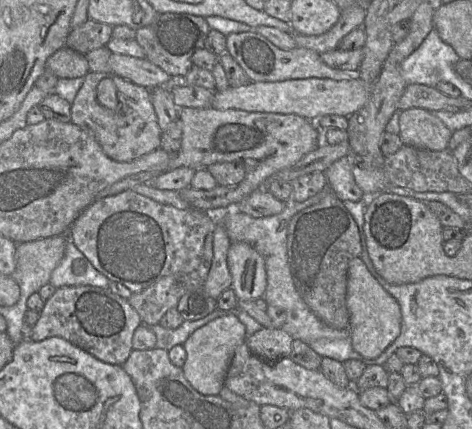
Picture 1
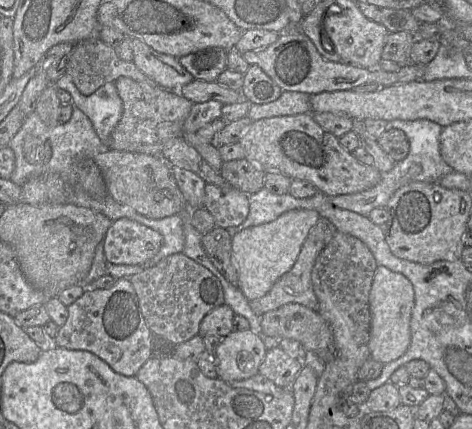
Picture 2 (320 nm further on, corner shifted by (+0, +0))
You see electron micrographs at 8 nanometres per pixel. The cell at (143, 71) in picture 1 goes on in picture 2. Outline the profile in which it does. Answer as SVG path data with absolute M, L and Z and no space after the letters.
M198 79L182 86L178 92L193 103L214 100L224 105L248 101L241 91L229 89L217 82L206 82Z

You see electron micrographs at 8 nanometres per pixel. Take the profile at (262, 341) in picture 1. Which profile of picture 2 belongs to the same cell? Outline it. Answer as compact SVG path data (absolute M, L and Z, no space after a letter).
M273 347L267 350L259 374L279 387L290 388L303 366L302 360L291 357L280 347Z

